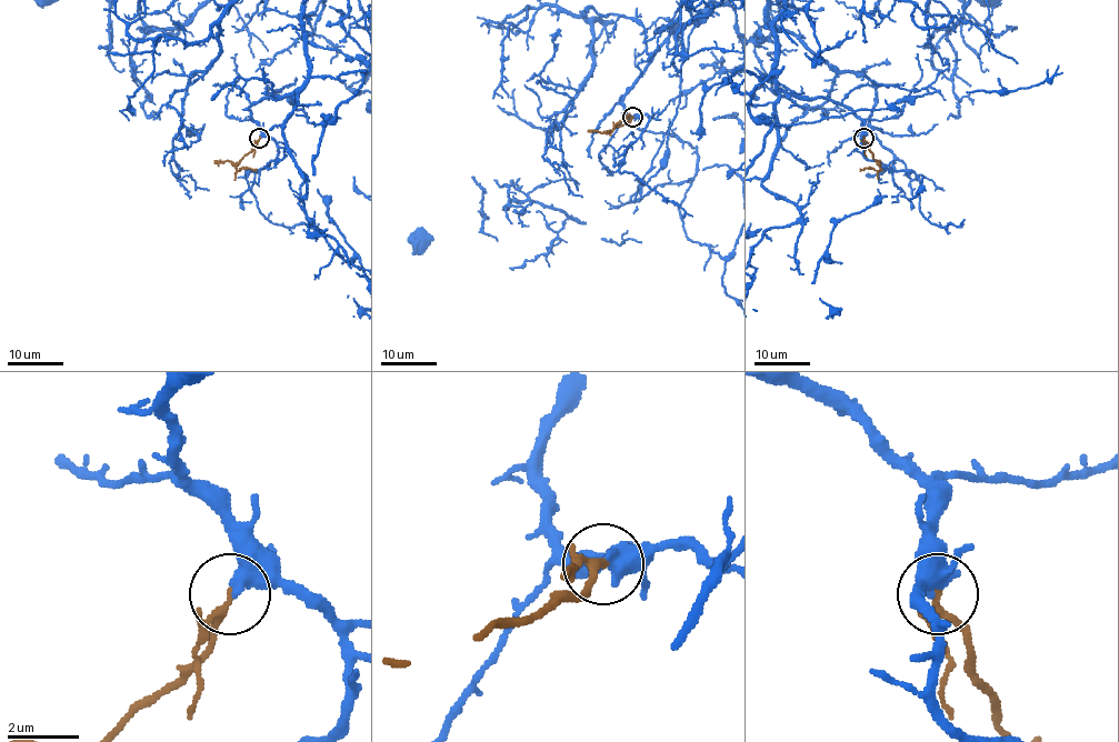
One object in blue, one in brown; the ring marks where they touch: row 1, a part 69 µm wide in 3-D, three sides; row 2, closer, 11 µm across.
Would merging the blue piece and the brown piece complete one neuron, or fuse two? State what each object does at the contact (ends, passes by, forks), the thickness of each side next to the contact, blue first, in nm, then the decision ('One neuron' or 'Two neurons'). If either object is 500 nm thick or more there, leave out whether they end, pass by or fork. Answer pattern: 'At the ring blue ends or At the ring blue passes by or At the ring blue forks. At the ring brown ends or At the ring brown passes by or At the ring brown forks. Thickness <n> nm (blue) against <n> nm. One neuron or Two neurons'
At the ring blue ends. At the ring brown passes by. Thickness 480 nm (blue) against 180 nm. One neuron

